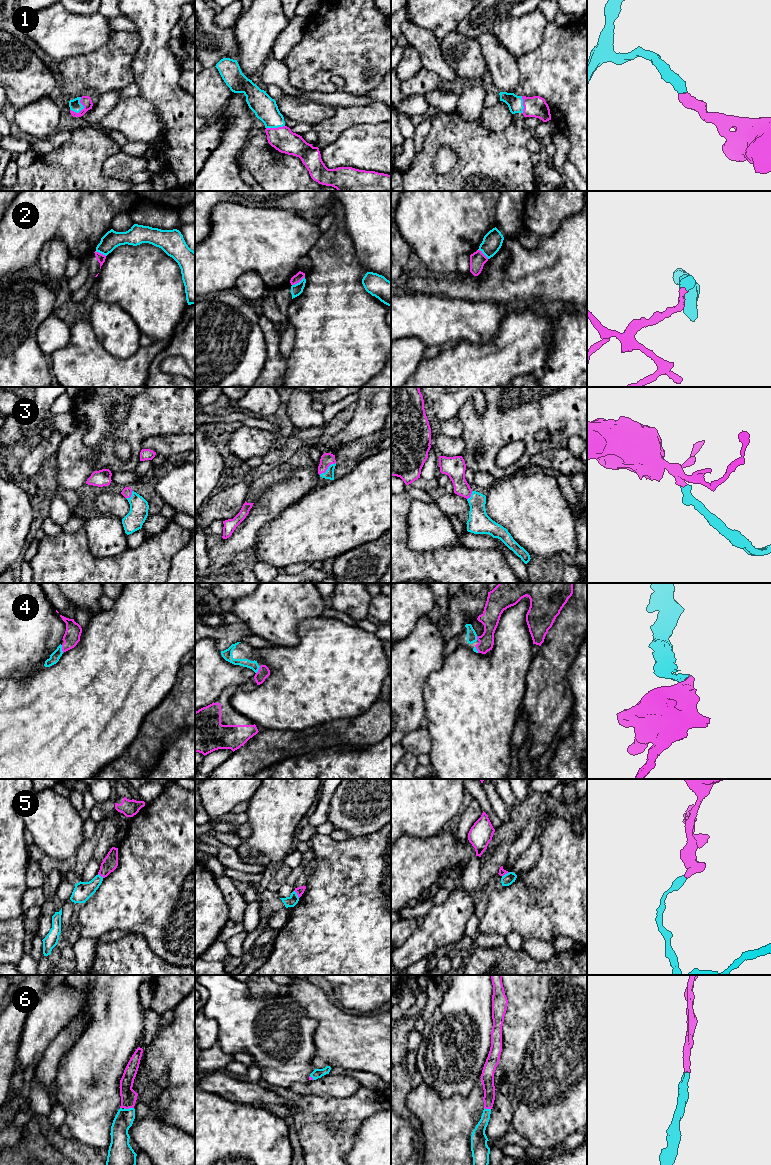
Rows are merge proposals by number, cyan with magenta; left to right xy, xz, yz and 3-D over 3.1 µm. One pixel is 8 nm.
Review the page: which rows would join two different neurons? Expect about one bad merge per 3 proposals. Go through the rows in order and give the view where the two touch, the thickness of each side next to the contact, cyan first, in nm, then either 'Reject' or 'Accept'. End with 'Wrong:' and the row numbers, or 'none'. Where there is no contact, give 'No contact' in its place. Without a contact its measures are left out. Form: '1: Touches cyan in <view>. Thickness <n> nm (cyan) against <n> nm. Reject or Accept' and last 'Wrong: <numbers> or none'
1: Touches cyan in xy. Thickness 90 nm (cyan) against 90 nm. Accept
2: Touches cyan in xz. Thickness 90 nm (cyan) against 70 nm. Reject
3: Touches cyan in xz. Thickness 80 nm (cyan) against 100 nm. Accept
4: Touches cyan in xy. Thickness 80 nm (cyan) against 130 nm. Accept
5: Touches cyan in xz. Thickness 90 nm (cyan) against 60 nm. Reject
6: Touches cyan in xy. Thickness 150 nm (cyan) against 130 nm. Accept
Wrong: 2, 5

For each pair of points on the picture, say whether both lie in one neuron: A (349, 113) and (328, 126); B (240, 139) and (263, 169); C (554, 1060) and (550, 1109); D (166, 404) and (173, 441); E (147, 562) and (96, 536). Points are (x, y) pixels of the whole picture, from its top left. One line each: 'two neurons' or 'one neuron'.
A: one neuron
B: two neurons
C: one neuron
D: two neurons
E: two neurons

